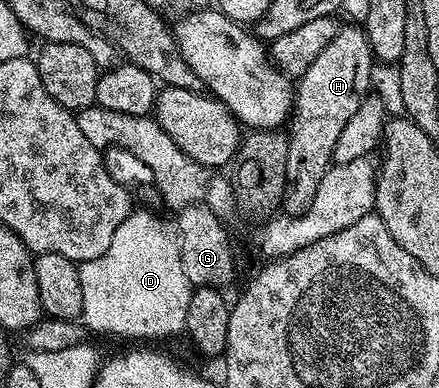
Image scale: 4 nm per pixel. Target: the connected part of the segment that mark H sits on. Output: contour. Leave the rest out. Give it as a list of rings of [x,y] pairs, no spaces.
[[[341,25],[338,36],[310,64],[310,68],[298,79],[294,90],[294,109],[290,115],[286,176],[288,187],[284,189],[283,209],[289,215],[301,215],[314,200],[315,190],[330,166],[332,153],[342,128],[346,128],[350,116],[358,110],[358,104],[369,93],[371,68],[374,63],[368,37],[359,25]]]

